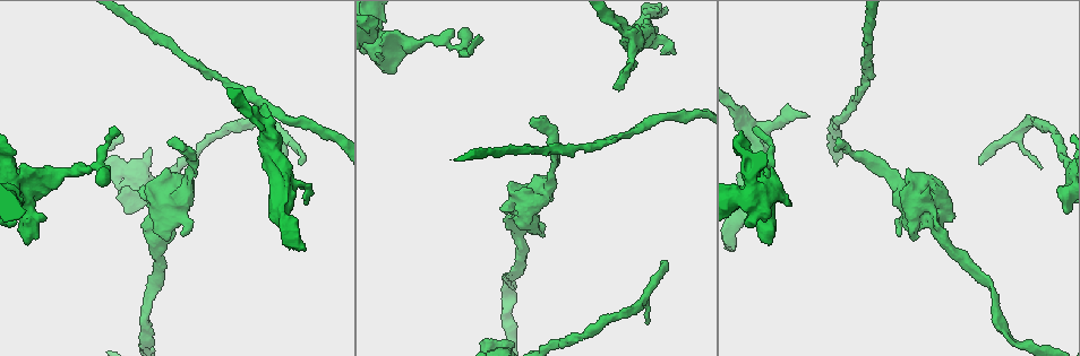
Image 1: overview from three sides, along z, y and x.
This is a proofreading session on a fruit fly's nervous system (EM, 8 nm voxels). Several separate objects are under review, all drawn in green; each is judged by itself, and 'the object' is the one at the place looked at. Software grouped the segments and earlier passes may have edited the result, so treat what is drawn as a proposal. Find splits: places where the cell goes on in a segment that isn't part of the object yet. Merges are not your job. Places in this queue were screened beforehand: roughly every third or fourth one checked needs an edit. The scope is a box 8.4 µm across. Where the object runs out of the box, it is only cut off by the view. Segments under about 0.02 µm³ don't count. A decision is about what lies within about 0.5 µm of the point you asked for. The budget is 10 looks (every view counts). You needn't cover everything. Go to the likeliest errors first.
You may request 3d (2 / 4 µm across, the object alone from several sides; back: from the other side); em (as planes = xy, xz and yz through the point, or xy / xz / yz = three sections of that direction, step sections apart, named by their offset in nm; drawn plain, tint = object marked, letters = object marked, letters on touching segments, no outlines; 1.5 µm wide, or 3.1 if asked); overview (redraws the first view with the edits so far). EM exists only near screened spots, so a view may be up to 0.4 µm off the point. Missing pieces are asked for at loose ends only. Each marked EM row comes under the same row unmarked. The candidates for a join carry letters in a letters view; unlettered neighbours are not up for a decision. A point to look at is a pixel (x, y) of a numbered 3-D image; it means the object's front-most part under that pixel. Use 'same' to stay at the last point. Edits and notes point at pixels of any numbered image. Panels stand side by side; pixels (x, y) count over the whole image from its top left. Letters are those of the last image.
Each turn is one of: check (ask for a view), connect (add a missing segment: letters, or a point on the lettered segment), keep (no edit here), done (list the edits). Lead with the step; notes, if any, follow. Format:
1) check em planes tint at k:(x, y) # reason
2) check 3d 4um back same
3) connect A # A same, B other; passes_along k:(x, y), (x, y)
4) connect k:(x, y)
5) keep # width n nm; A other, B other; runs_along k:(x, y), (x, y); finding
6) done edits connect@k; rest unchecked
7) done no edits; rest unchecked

check em xy step 4 letters at 1:(302, 164) # an open end

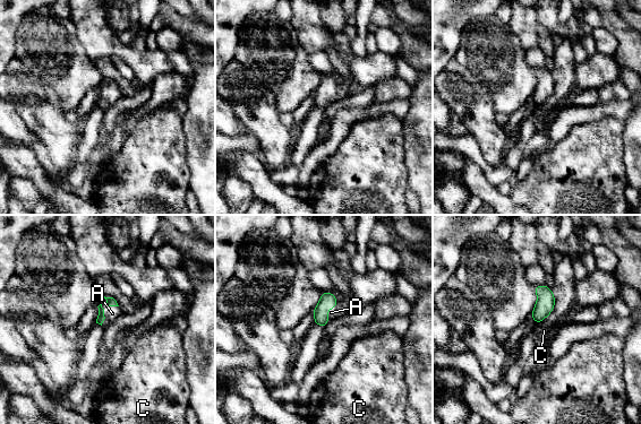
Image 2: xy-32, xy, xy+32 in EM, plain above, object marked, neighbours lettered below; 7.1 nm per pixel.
connect A # A same, C other; passes_along 2:(101, 317), (103, 314), (112, 313); it goes on there

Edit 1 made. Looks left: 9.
check 3d 2um at 1:(168, 140) # an open end

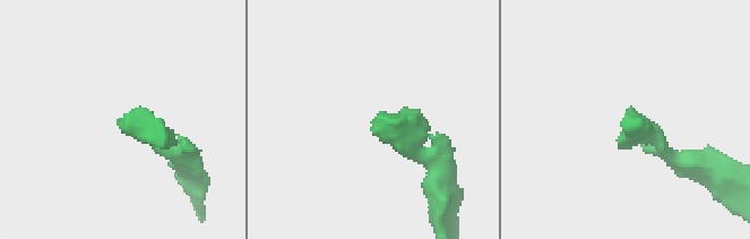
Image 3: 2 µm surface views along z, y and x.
check em xy step 8 tint at 3:(374, 121)

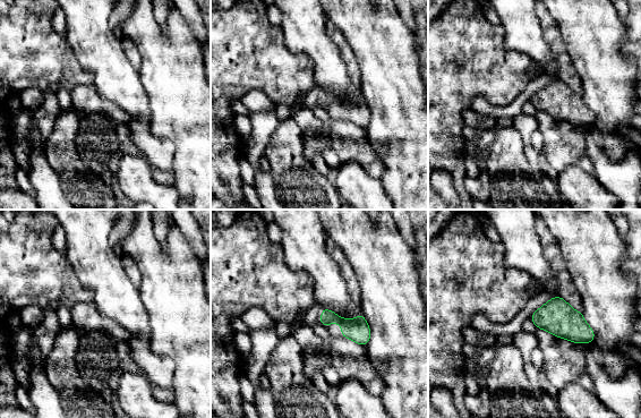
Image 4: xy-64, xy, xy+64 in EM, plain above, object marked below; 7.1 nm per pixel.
check em xz step 8 letters same # cut it another way

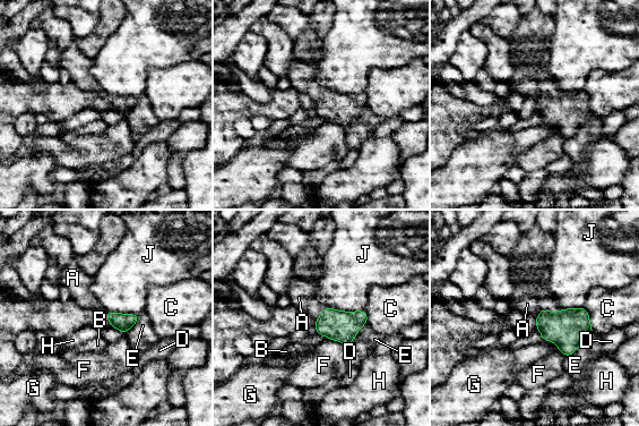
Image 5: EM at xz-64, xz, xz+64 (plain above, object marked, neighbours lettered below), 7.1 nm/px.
connect A # width 110 nm; longest_contact J 280 nm; A same, B other, C other, D other, E other, F other, G other, H other, J other; the cell continues

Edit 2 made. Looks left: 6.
check overview # redraw

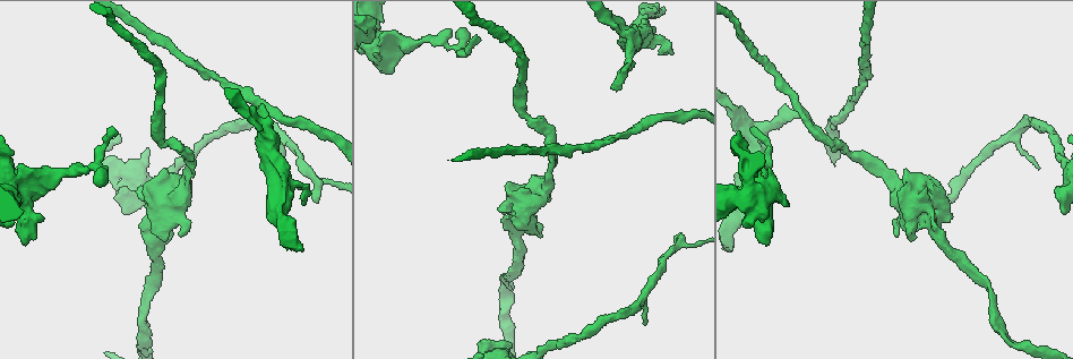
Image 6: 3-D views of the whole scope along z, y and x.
check em xy step 8 letters at 6:(666, 53) # thin end

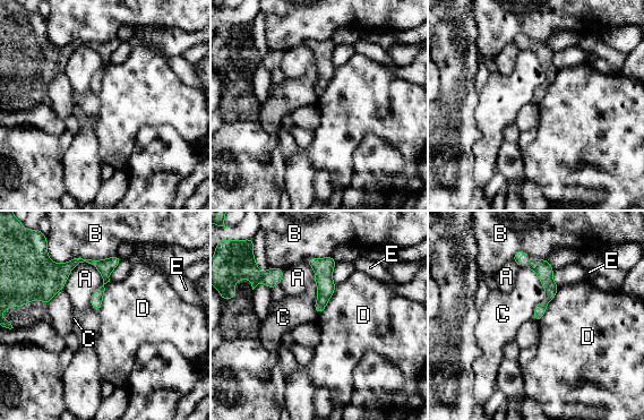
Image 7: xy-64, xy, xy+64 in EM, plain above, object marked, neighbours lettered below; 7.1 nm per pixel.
keep # longest_contact B 440 nm; A other, B other, C other, D other, E other; border 7:(559, 286), (538, 322); none of them fits

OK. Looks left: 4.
check 3d 2um at 6:(114, 129) # an open end

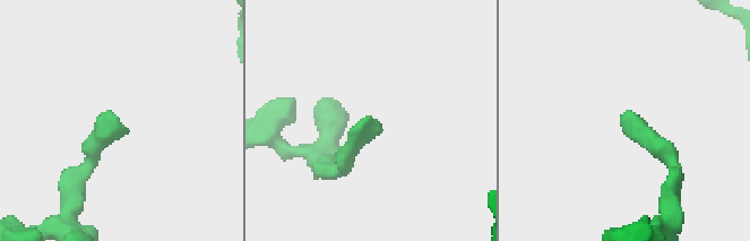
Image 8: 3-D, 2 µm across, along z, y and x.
check em planes letters at 8:(625, 114)

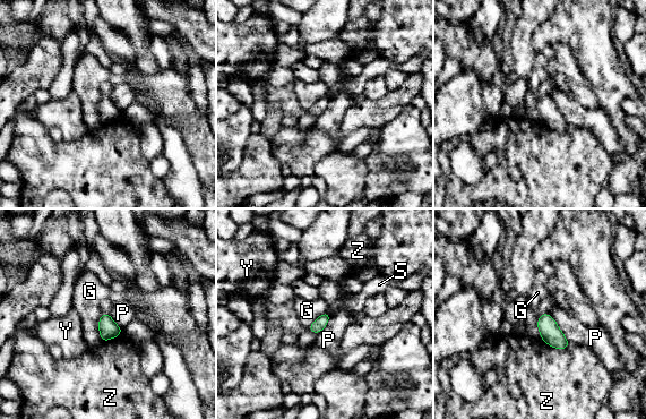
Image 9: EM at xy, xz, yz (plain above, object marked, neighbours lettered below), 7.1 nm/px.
keep # longest_contact P 280 nm; G other, P other, S other, Y other, Z other; none of them fits

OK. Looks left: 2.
done edits connect@2, connect@5; rest unchecked

